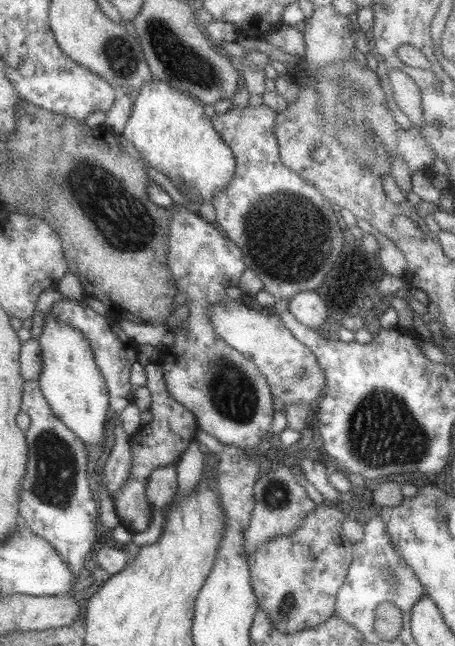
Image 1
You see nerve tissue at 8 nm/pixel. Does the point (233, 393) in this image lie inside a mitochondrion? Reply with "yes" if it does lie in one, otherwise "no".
yes

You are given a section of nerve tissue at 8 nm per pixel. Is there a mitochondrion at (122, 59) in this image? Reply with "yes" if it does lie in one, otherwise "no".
yes

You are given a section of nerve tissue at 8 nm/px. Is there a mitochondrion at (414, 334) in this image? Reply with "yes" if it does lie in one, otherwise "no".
no

